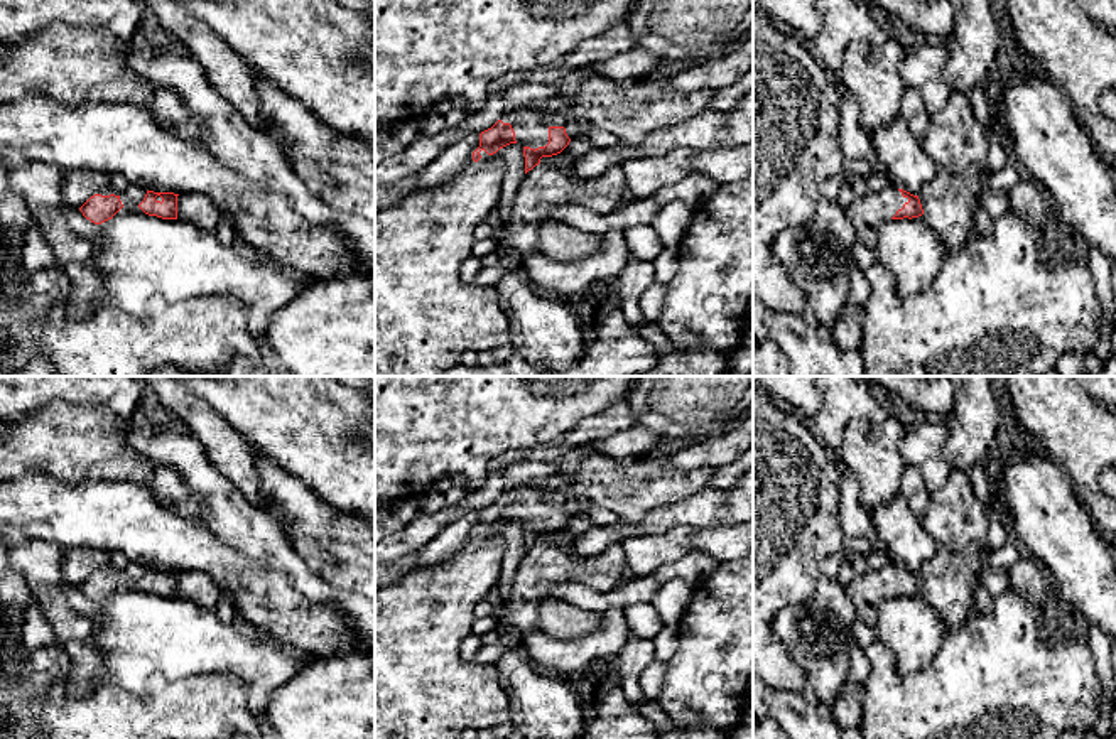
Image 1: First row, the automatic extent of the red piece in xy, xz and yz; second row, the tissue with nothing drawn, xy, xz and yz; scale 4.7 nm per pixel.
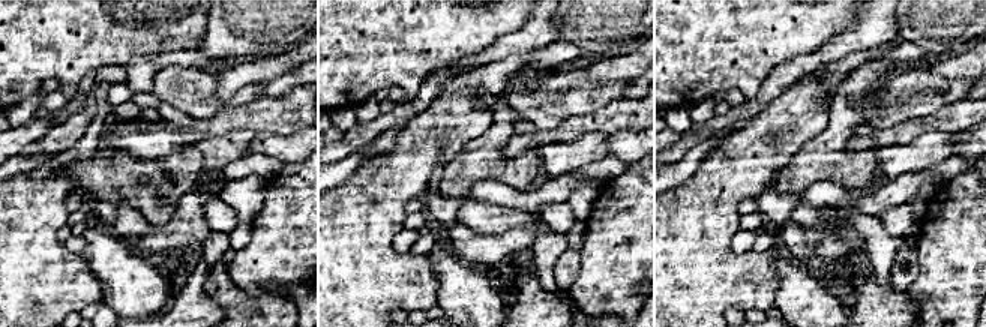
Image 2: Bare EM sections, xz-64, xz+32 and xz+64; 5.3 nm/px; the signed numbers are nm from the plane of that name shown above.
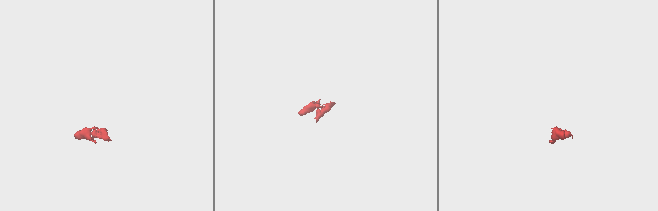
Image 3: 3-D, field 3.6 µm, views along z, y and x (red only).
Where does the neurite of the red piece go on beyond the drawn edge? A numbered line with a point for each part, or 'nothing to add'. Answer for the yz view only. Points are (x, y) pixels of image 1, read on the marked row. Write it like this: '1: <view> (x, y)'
1: yz (868, 213)

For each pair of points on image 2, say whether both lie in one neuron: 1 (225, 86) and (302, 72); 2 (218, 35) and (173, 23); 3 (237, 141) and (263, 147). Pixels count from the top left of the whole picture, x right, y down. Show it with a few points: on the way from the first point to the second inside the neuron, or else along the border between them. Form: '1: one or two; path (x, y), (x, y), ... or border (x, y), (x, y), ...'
1: two; border (302, 63), (263, 84)
2: two; border (209, 15), (206, 33), (198, 47)
3: two; border (255, 134), (249, 152)

